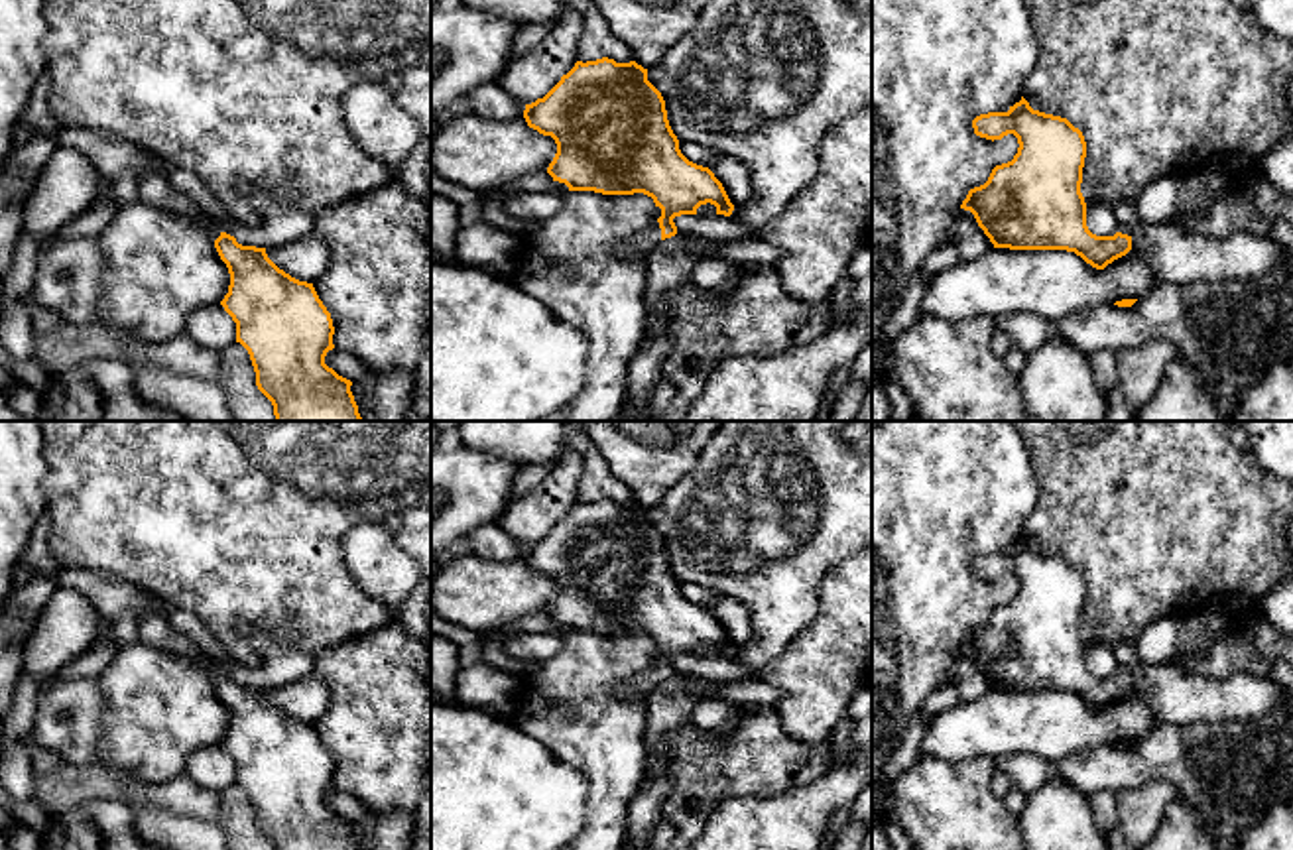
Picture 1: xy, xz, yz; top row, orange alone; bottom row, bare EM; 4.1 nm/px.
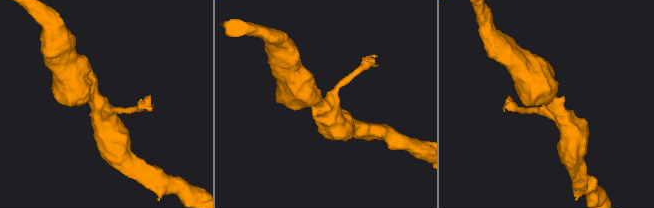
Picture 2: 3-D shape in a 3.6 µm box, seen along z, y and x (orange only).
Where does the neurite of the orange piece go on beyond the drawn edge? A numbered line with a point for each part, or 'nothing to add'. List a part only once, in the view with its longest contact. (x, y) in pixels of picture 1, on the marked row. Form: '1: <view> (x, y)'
1: xz (644, 242)

